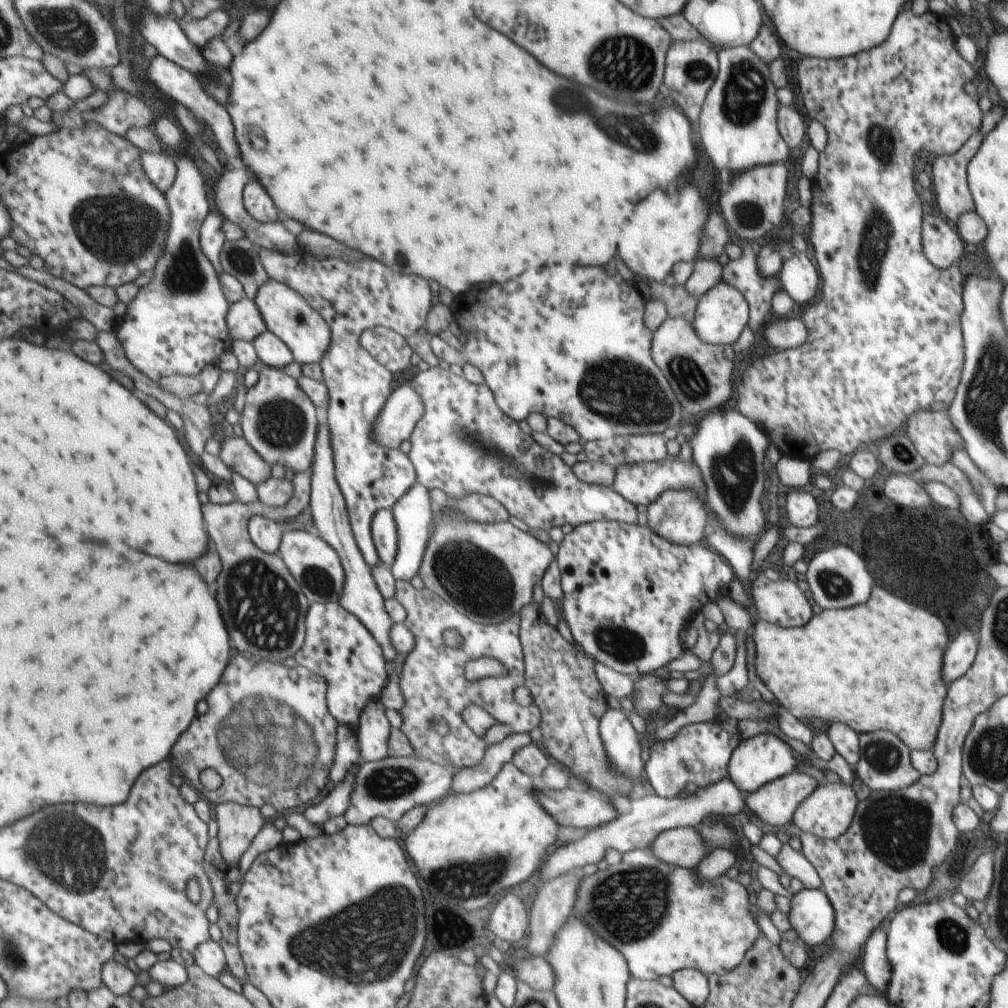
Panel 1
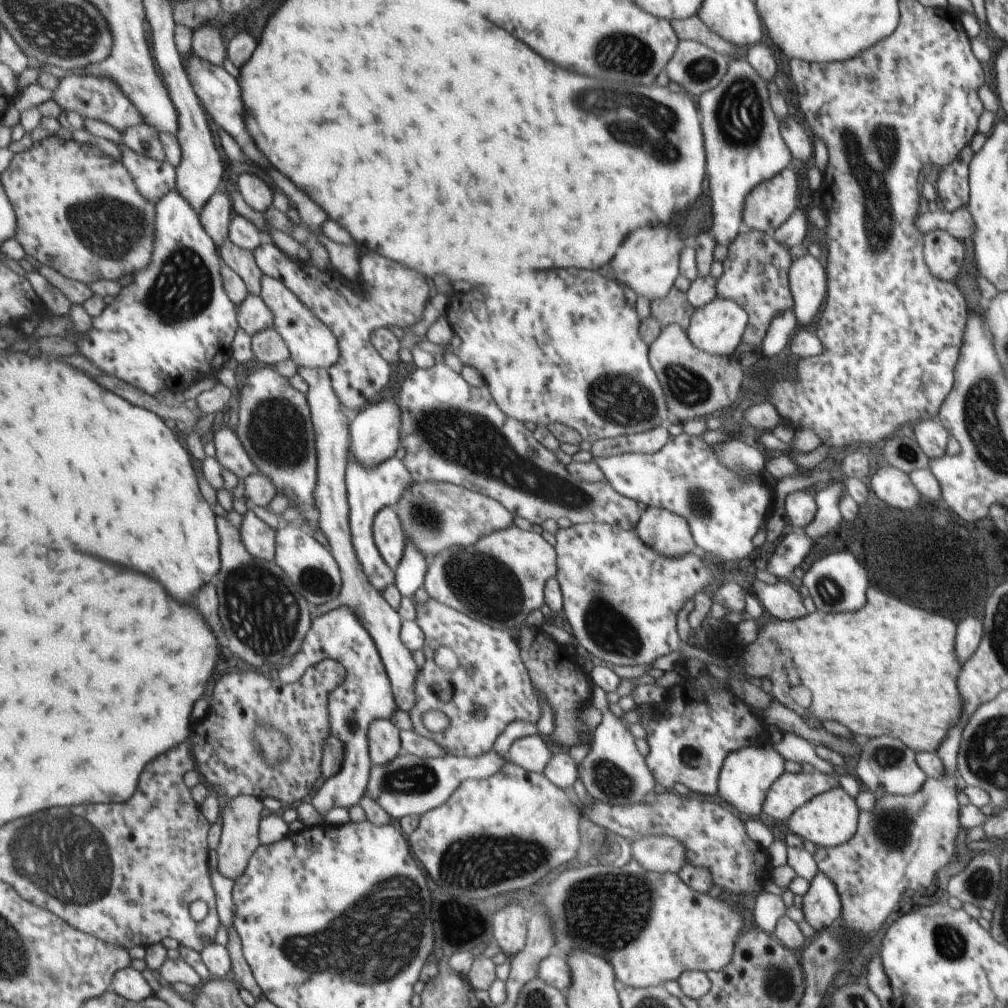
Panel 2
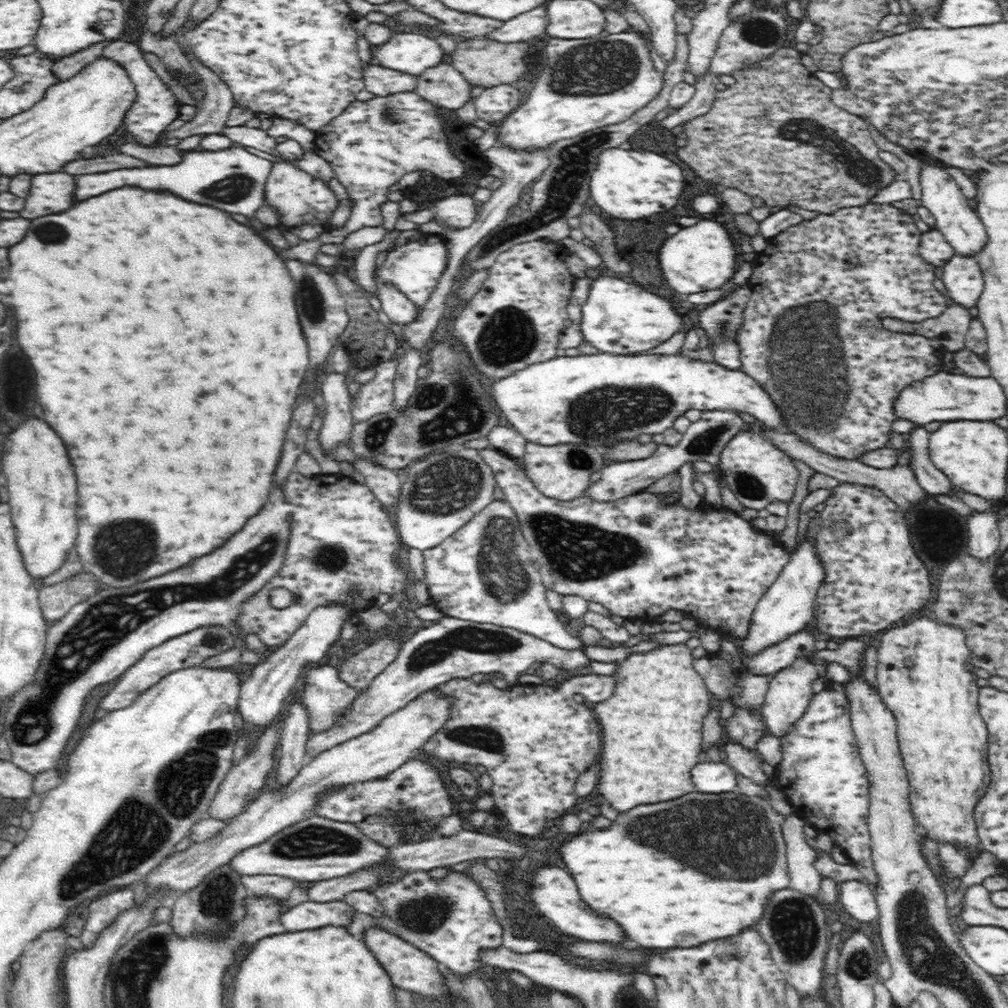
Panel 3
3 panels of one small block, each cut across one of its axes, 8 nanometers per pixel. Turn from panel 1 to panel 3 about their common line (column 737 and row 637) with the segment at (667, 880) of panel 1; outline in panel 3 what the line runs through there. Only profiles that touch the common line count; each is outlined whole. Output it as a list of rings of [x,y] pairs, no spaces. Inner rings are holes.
[[[928,618],[914,620],[910,626],[904,626],[904,628],[888,628],[886,629],[886,634],[883,634],[881,641],[882,646],[878,648],[877,652],[876,677],[880,698],[883,698],[883,705],[891,711],[897,722],[897,740],[900,745],[900,754],[904,757],[904,769],[908,771],[908,798],[911,810],[920,828],[922,828],[922,832],[924,832],[924,838],[934,841],[936,845],[952,845],[958,852],[968,853],[967,860],[973,862],[981,854],[980,836],[978,833],[979,825],[976,823],[975,815],[976,806],[978,806],[978,800],[990,788],[992,775],[990,774],[990,761],[988,761],[988,730],[979,713],[979,687],[974,684],[972,674],[966,672],[966,658],[970,661],[971,650],[967,647],[963,631],[959,630],[958,627],[947,626],[947,623],[934,622],[934,620],[928,620]]]

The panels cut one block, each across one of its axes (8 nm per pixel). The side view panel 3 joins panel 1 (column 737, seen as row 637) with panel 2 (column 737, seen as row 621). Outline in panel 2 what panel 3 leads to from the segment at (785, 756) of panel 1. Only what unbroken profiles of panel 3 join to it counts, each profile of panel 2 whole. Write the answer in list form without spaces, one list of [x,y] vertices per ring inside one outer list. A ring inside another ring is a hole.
[[[767,741],[740,748],[733,751],[724,759],[717,779],[717,794],[719,798],[731,806],[733,812],[740,812],[745,816],[761,815],[761,804],[765,802],[765,796],[769,791],[769,786],[779,779],[779,774],[783,772],[783,760],[781,756],[773,750],[773,746]]]

